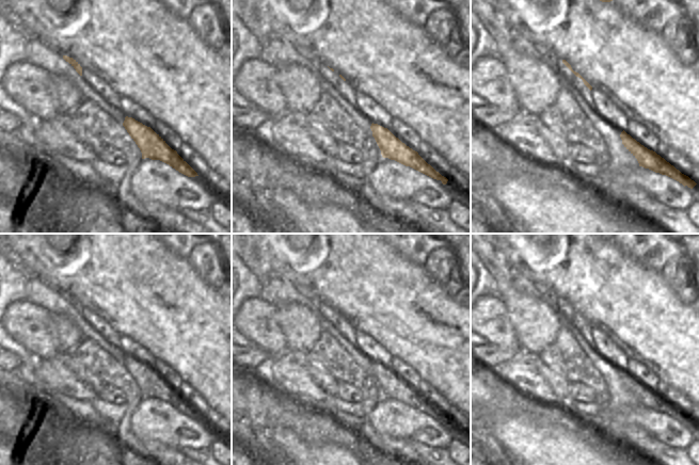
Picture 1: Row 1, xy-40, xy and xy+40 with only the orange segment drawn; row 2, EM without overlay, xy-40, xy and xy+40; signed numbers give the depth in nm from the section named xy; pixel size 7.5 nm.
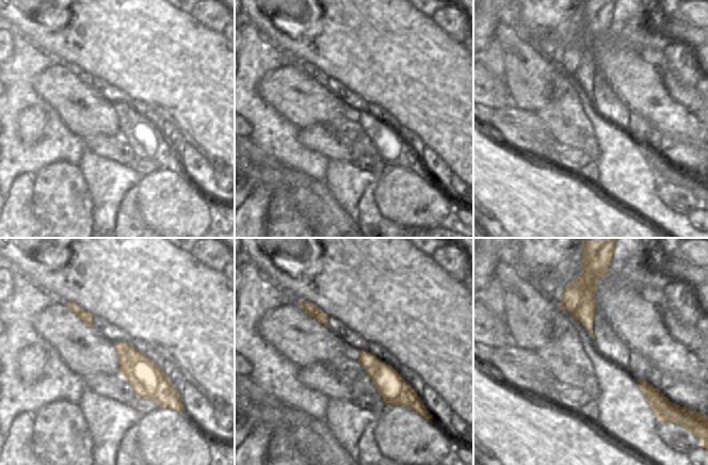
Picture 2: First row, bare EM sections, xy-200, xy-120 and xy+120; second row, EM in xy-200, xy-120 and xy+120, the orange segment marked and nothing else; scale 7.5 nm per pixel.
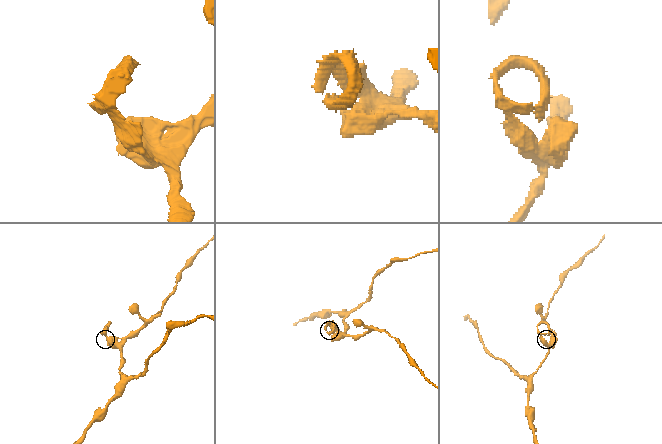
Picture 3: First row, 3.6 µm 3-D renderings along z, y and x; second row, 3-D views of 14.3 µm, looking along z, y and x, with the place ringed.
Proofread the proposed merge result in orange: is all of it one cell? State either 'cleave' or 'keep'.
keep

